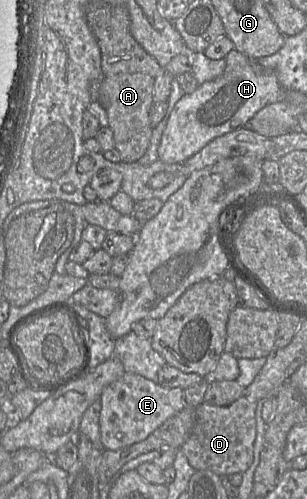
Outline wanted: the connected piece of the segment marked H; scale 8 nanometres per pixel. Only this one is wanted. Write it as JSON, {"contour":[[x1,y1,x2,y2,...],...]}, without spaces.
{"contour":[[236,49,231,50,226,55,225,60,226,68,220,77,199,85,194,92,185,94,175,104,158,148,158,158,162,162,167,164,183,164,183,162,199,152,214,138,244,127,263,107,283,100,285,89,281,87,277,76,273,72,259,70,255,67,256,62,251,61]]}

